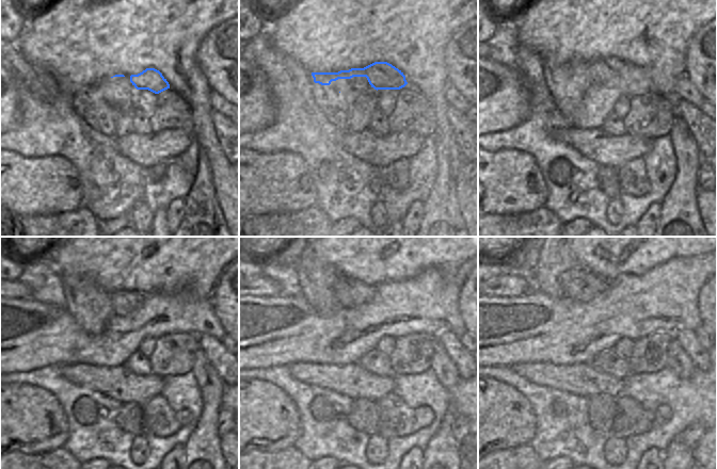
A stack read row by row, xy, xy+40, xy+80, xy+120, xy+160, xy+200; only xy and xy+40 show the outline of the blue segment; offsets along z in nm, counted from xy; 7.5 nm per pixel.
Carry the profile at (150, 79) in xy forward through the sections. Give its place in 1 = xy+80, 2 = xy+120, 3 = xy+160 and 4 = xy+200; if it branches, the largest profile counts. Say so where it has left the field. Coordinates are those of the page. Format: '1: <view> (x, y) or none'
1: xy+80 (570, 75)
2: xy+120 (91, 305)
3: xy+160 (333, 291)
4: xy+200 (580, 285)

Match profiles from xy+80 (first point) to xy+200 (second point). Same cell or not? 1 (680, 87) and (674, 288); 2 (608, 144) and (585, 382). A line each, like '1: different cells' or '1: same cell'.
1: same cell
2: same cell

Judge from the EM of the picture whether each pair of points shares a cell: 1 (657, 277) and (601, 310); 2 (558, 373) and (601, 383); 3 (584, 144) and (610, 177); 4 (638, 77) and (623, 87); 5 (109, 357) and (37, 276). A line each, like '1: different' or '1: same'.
1: same
2: same
3: different
4: same
5: different

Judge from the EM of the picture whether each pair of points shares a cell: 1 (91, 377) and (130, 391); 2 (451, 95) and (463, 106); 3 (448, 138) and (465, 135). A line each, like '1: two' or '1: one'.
1: one
2: one
3: two

